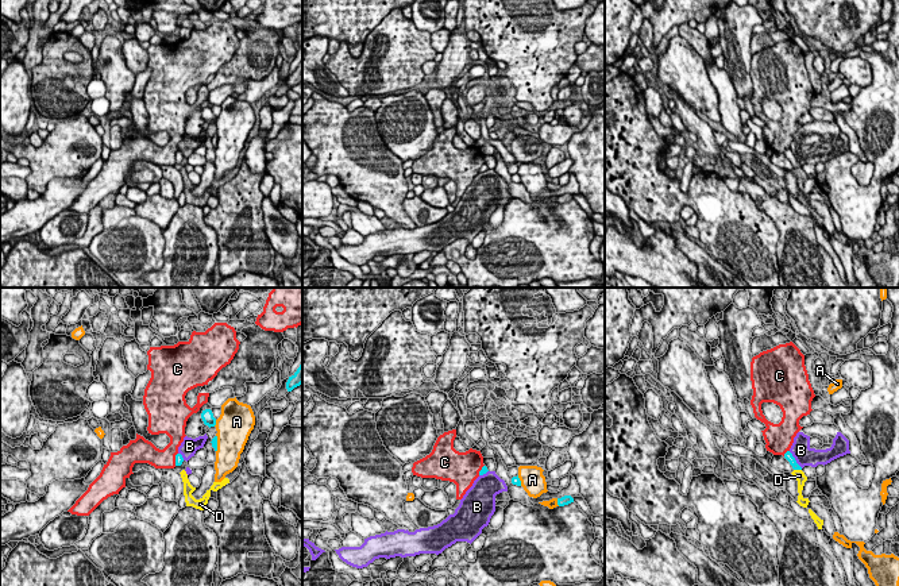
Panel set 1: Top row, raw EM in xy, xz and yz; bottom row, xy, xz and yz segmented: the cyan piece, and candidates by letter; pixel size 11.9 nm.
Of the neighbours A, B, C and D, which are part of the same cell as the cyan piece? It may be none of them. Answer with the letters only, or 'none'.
none

